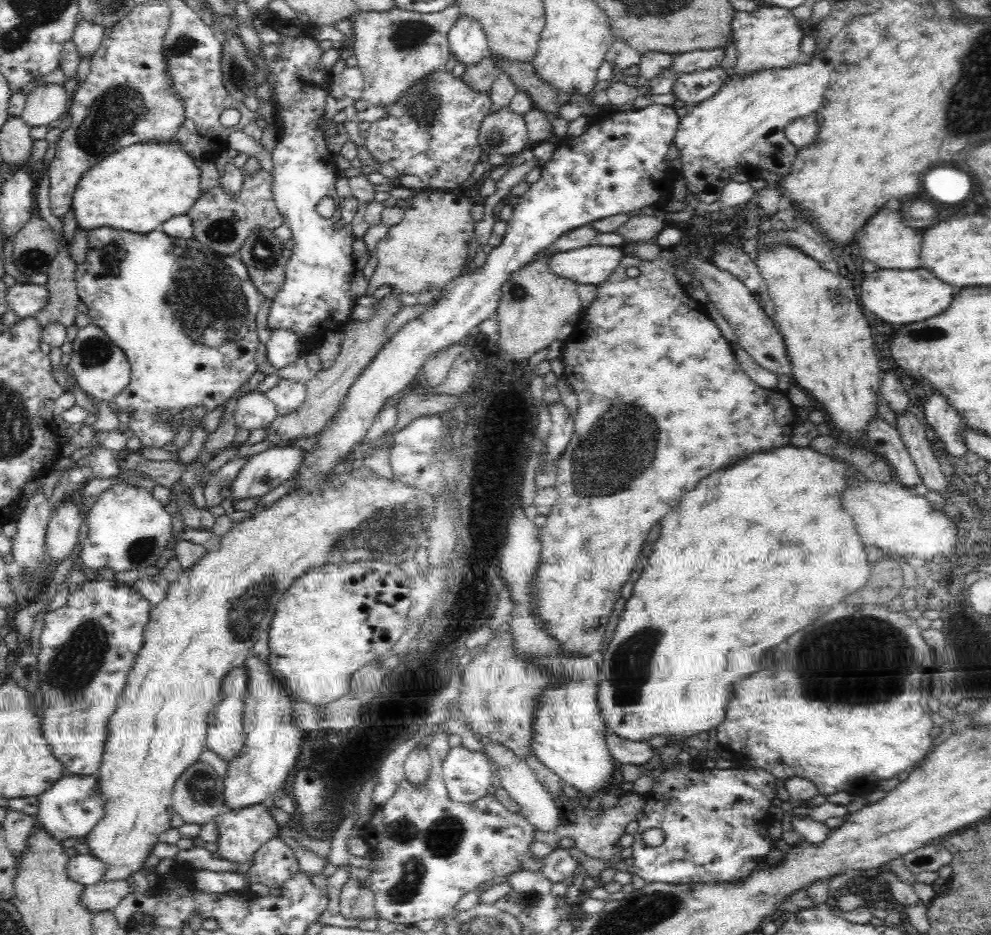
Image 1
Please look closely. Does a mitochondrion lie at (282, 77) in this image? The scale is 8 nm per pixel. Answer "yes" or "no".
no

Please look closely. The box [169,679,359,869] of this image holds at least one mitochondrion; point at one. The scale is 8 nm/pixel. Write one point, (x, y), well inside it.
(202, 786)

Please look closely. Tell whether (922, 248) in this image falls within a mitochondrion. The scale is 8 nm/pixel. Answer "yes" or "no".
no

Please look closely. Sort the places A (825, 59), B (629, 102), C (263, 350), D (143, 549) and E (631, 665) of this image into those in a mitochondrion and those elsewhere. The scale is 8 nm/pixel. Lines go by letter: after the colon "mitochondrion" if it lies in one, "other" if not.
A: other
B: other
C: other
D: mitochondrion
E: mitochondrion

